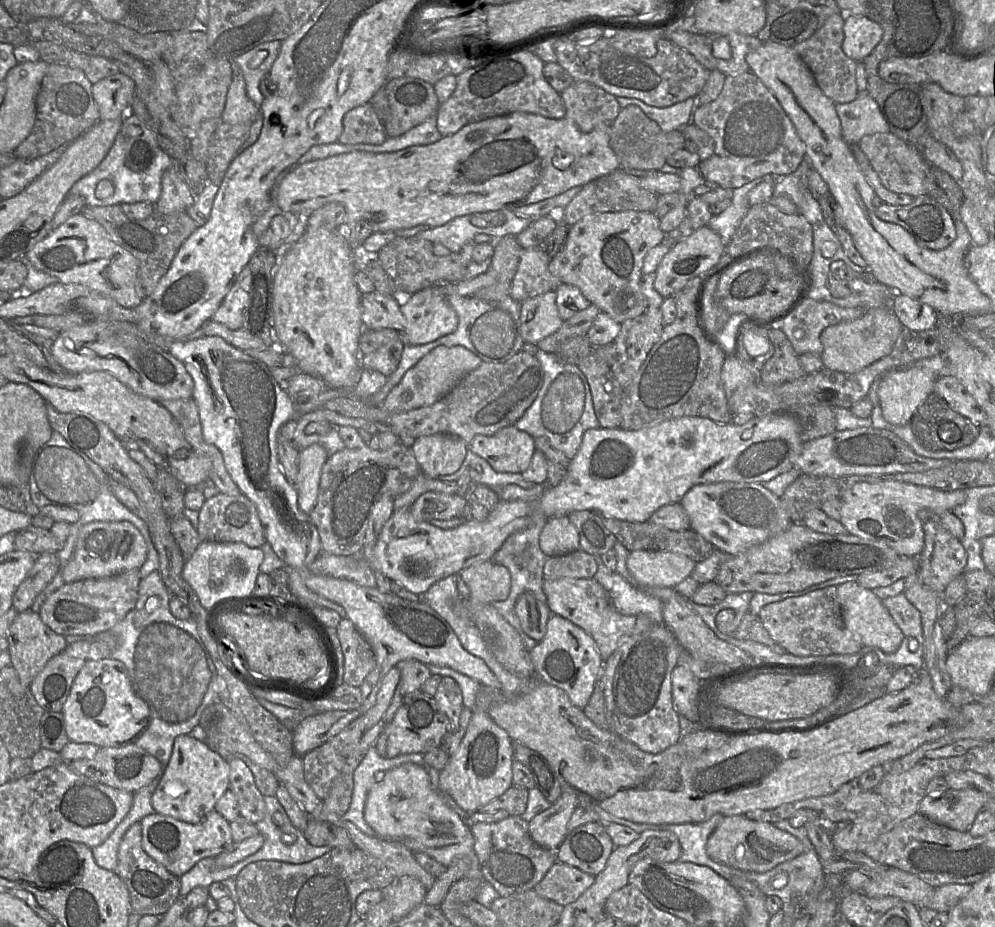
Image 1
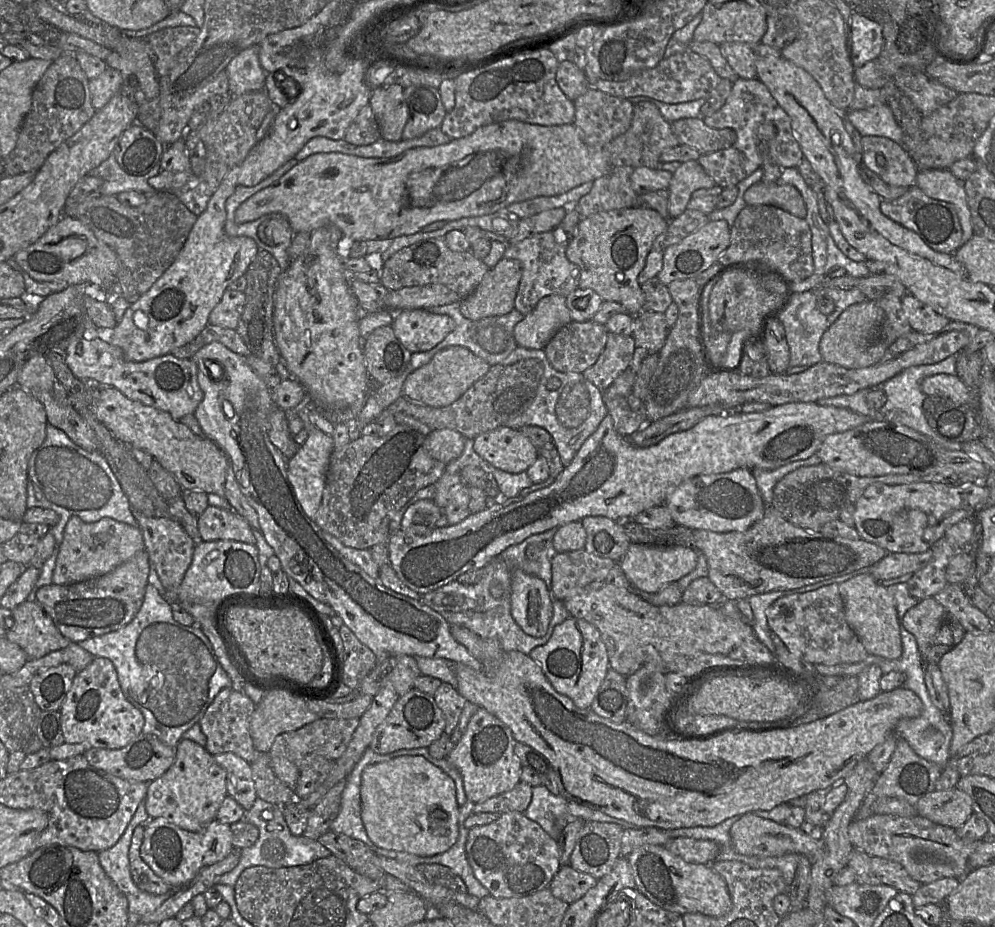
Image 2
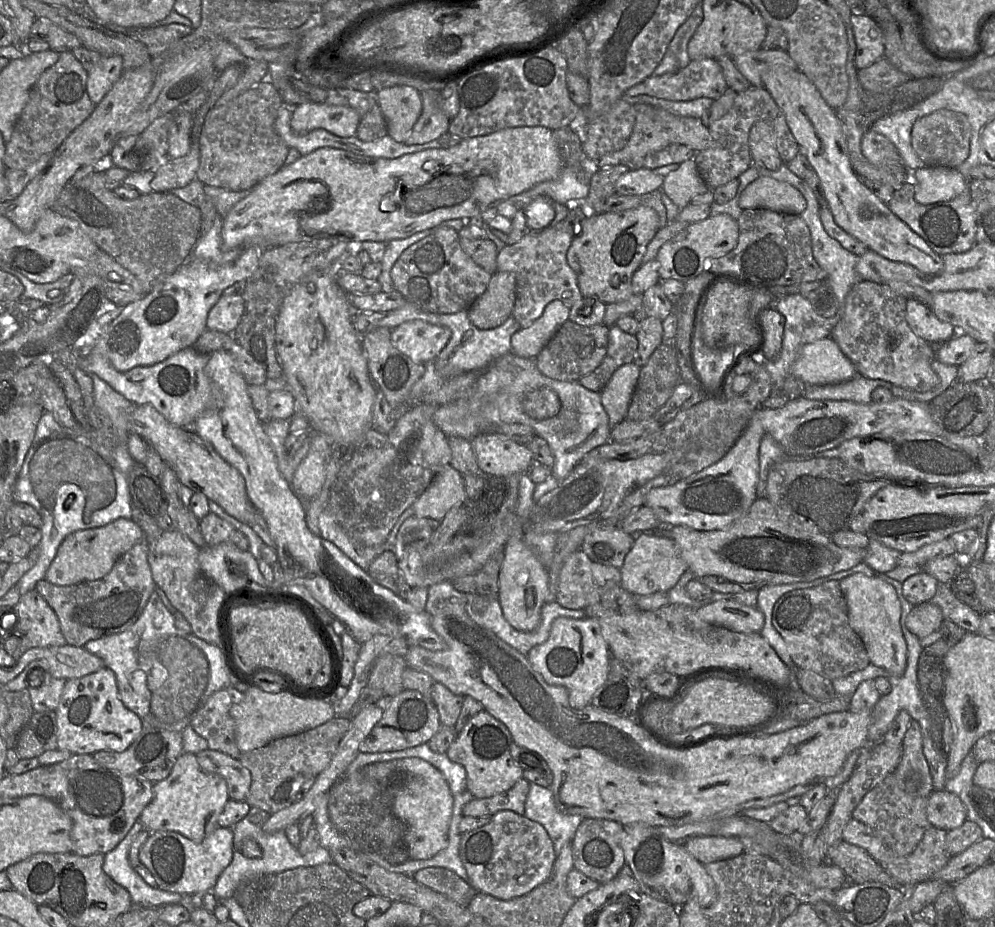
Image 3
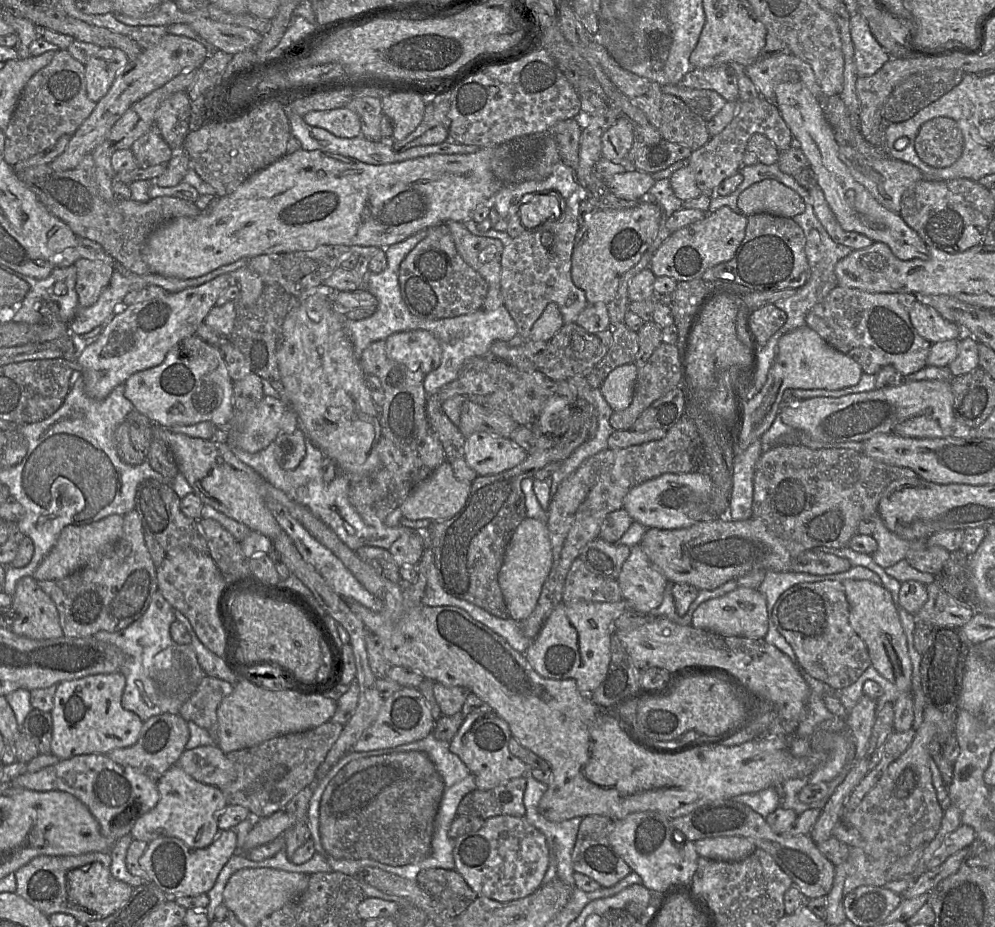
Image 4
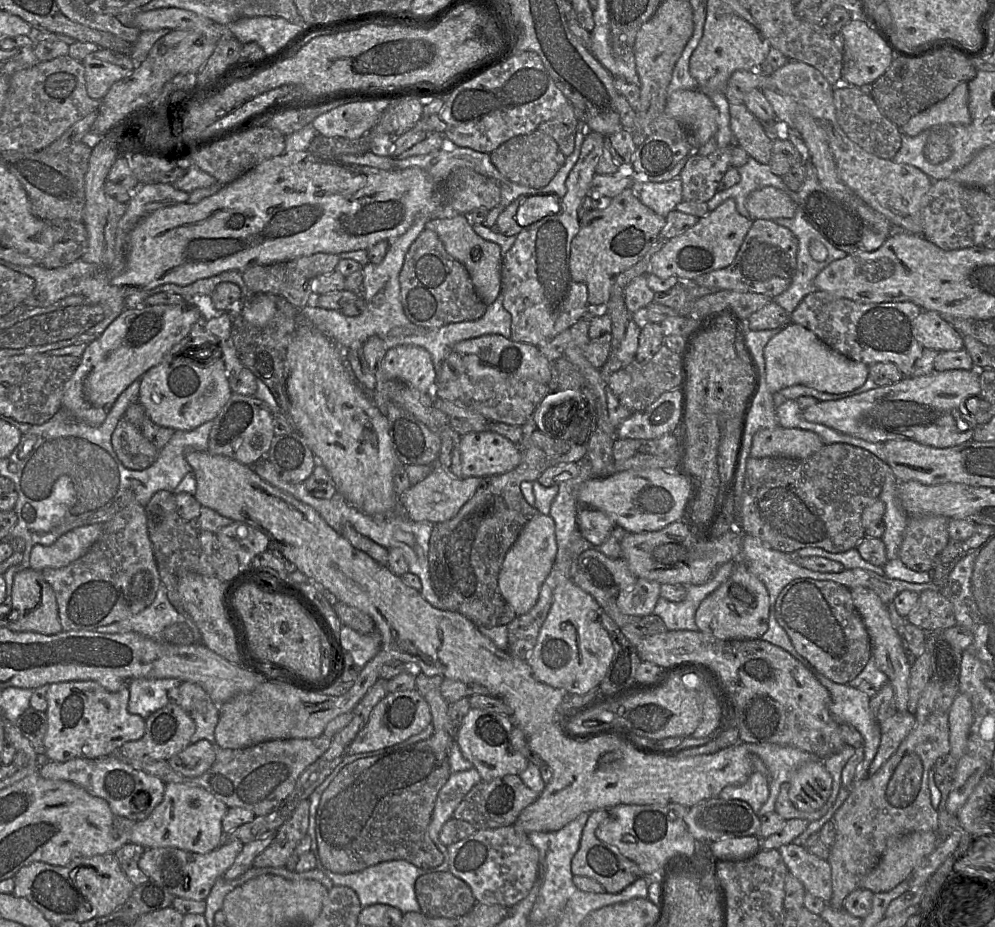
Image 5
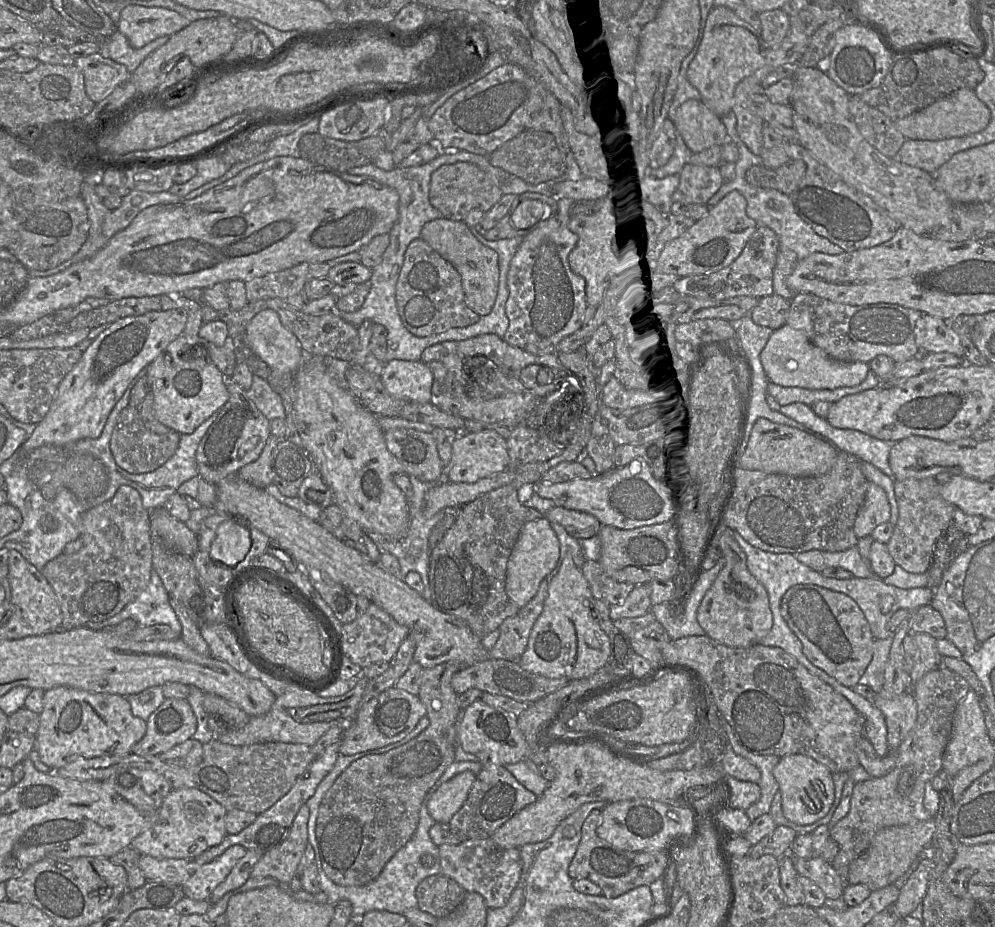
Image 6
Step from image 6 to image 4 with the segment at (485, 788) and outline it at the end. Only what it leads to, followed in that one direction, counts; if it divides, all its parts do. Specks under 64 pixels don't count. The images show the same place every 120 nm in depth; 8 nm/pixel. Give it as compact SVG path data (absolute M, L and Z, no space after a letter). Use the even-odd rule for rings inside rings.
M524 776L511 779L492 789L475 789L460 801L457 815L476 816L484 820L498 815L524 817L526 813L523 804L525 789Z

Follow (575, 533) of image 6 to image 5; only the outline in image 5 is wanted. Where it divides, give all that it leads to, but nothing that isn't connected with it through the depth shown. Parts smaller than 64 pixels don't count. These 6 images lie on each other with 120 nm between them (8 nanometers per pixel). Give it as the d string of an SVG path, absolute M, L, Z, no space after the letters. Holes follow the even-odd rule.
M579 506L576 522L582 536L593 546L603 544L616 526L603 511Z

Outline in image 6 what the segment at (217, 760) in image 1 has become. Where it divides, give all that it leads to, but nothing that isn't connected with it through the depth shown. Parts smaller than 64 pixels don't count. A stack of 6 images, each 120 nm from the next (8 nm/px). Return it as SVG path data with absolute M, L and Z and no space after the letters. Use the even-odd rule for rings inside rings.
M195 788L172 789L163 800L155 824L134 838L131 847L142 856L158 859L194 859L221 843L227 834L227 810L206 793Z

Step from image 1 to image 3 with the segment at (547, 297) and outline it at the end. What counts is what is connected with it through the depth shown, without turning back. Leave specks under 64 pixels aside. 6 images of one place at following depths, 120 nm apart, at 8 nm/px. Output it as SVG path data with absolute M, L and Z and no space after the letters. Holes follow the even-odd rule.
M562 301L550 302L530 327L521 328L512 335L512 353L535 359L558 329L569 320L569 315L570 309Z

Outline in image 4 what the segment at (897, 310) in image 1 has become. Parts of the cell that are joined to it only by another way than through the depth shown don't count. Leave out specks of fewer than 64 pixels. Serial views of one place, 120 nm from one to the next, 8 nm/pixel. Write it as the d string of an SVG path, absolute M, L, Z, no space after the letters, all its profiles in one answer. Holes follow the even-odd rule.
M916 301L910 309L910 321L917 333L931 344L961 339L964 330L943 318L936 310Z

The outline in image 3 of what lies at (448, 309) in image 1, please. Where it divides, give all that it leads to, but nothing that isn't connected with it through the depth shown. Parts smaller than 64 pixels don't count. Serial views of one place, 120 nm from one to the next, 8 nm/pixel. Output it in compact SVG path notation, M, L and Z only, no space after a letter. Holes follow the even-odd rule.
M411 320L391 330L391 343L413 362L426 364L438 357L450 336L446 326Z

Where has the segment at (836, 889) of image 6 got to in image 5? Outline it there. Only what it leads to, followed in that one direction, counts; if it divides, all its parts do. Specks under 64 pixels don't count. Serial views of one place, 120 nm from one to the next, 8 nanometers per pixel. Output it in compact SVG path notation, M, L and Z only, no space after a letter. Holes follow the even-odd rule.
M794 843L783 845L778 851L789 873L803 884L805 890L828 903L832 897L832 873L828 861Z

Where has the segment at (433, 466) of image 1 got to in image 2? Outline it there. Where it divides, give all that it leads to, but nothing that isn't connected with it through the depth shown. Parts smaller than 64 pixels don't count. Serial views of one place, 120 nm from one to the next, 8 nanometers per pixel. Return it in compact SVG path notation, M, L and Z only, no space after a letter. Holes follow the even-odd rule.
M433 430L426 435L424 447L432 458L447 465L462 454L465 440L466 437L453 430Z

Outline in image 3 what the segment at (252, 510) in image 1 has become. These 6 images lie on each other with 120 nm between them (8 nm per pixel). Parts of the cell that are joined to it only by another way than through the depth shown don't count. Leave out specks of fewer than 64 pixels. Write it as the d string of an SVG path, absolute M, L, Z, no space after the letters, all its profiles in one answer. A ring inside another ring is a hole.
M212 512L204 516L199 525L207 546L230 542L241 550L249 548L248 539L242 532Z

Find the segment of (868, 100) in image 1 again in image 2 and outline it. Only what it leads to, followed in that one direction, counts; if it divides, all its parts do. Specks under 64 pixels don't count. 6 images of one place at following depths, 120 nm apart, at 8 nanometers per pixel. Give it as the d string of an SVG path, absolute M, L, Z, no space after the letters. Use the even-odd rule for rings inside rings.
M887 104L874 105L863 110L846 111L848 120L861 136L886 137L902 146L902 130Z

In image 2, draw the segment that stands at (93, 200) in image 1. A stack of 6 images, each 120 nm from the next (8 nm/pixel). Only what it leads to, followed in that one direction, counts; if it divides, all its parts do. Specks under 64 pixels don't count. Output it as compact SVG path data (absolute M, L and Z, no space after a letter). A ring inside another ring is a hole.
M114 151L96 169L88 175L100 177L103 180L101 195L117 196L121 192L139 191L147 196L157 193L149 186L149 179L156 177L162 171L160 162L146 175L134 176L126 173L118 164Z

